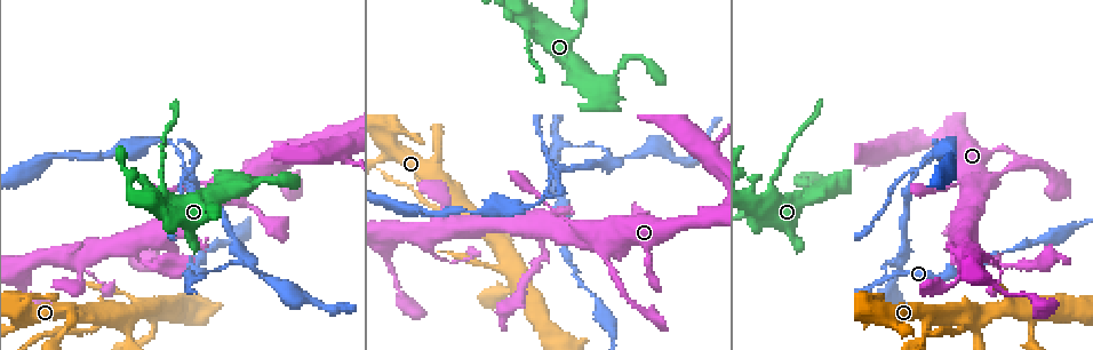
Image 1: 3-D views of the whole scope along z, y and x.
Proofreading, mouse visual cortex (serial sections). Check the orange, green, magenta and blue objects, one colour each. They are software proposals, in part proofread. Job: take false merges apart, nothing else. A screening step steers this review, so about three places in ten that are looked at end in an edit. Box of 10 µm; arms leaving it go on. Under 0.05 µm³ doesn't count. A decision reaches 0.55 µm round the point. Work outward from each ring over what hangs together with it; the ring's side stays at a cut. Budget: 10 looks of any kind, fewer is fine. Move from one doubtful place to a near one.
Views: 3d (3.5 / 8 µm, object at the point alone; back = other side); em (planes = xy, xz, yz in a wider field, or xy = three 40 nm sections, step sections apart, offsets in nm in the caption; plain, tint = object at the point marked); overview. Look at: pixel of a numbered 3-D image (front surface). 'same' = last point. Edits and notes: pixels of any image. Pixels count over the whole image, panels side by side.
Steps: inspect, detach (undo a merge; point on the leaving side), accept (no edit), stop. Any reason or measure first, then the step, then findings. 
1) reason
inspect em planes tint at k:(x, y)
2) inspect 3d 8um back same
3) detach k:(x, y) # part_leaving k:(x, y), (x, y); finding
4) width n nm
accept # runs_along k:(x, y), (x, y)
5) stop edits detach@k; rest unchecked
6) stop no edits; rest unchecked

inspect 3d 3.5um at 1:(165, 191)

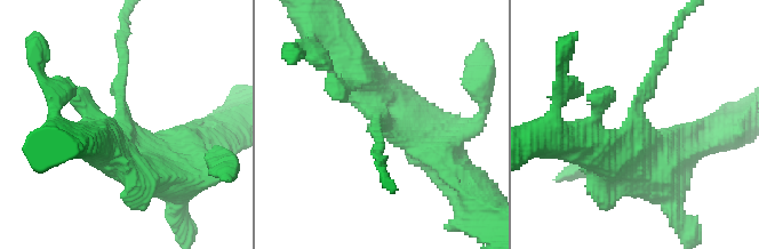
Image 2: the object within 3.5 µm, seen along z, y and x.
arm_widths 150, 450 nm; shape alone is not enough
inspect em xy step 5 tint at 2:(123, 123)

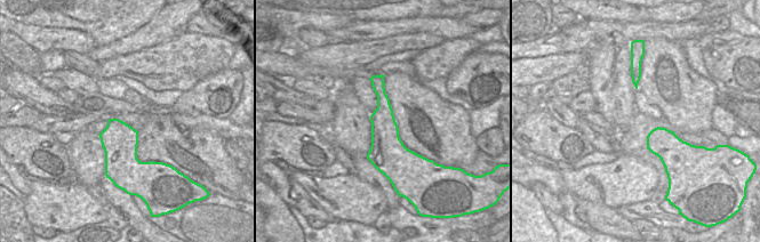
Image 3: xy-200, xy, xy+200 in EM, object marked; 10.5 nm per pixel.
width 320 nm
detach 2:(661, 64) # part_leaving 2:(641, 93), (677, 29); a second cell is stuck on

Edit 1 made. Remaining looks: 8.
inspect overview

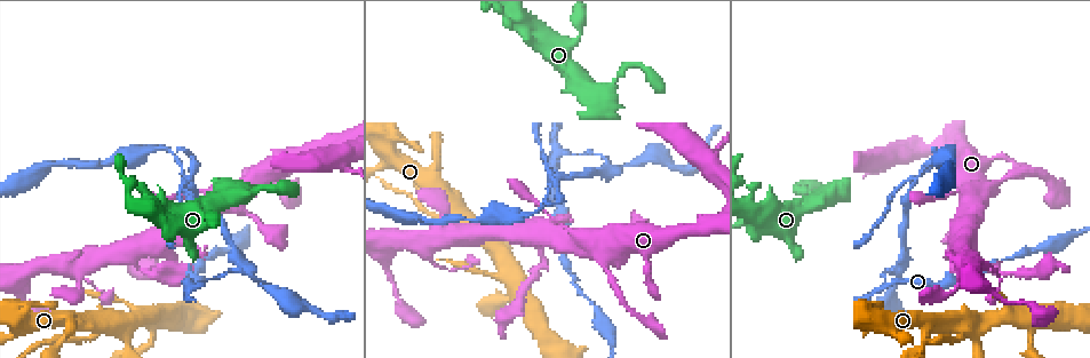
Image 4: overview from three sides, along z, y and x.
three arms meet
inspect 3d 8um at 4:(238, 267)

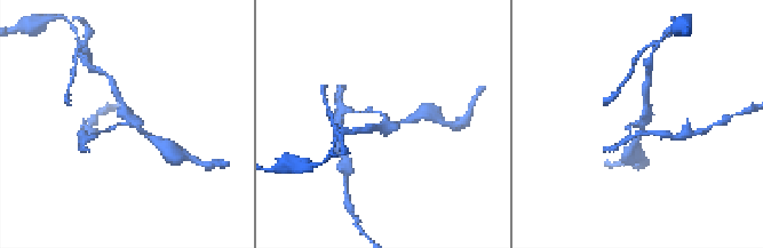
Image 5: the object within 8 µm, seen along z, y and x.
zoom in
inspect 3d 3.5um back same

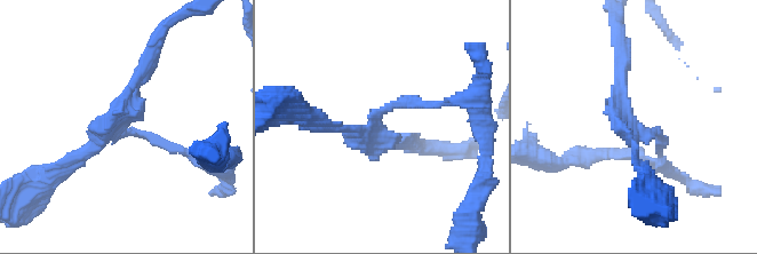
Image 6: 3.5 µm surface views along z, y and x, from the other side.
arms 3; arm_widths 150, 150, 150 nm
inspect em xy step 5 tint at 6:(646, 130)

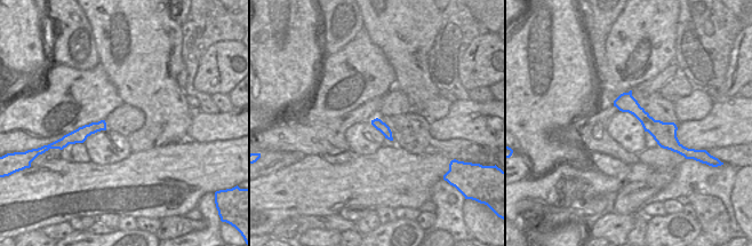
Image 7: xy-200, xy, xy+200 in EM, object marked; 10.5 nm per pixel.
detach 6:(103, 127) # part_leaving 6:(121, 131), (132, 88), (157, 36); a second cell is stuck on

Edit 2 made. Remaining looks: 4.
a narrow waist
inspect 3d 3.5um at 4:(165, 250)

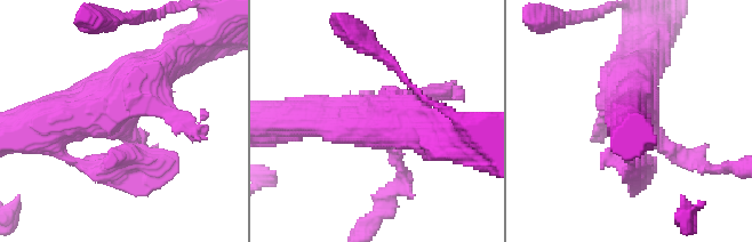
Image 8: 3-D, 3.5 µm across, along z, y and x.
shape alone is not enough
inspect em planes tint at 8:(122, 125)

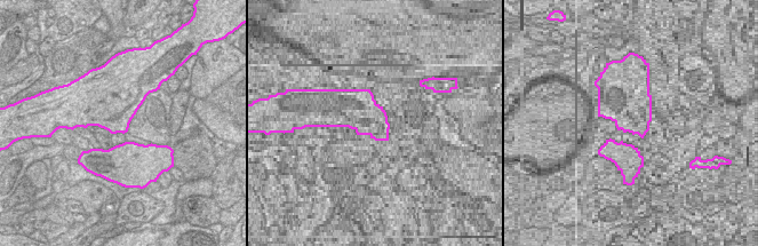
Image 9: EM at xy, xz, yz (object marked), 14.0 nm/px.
detach 8:(388, 192) # part_leaving 8:(397, 154), (404, 183), (362, 233); a second cell is stuck on

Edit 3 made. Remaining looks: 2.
stop edits detach@2, detach@6, detach@8; rest unchecked

